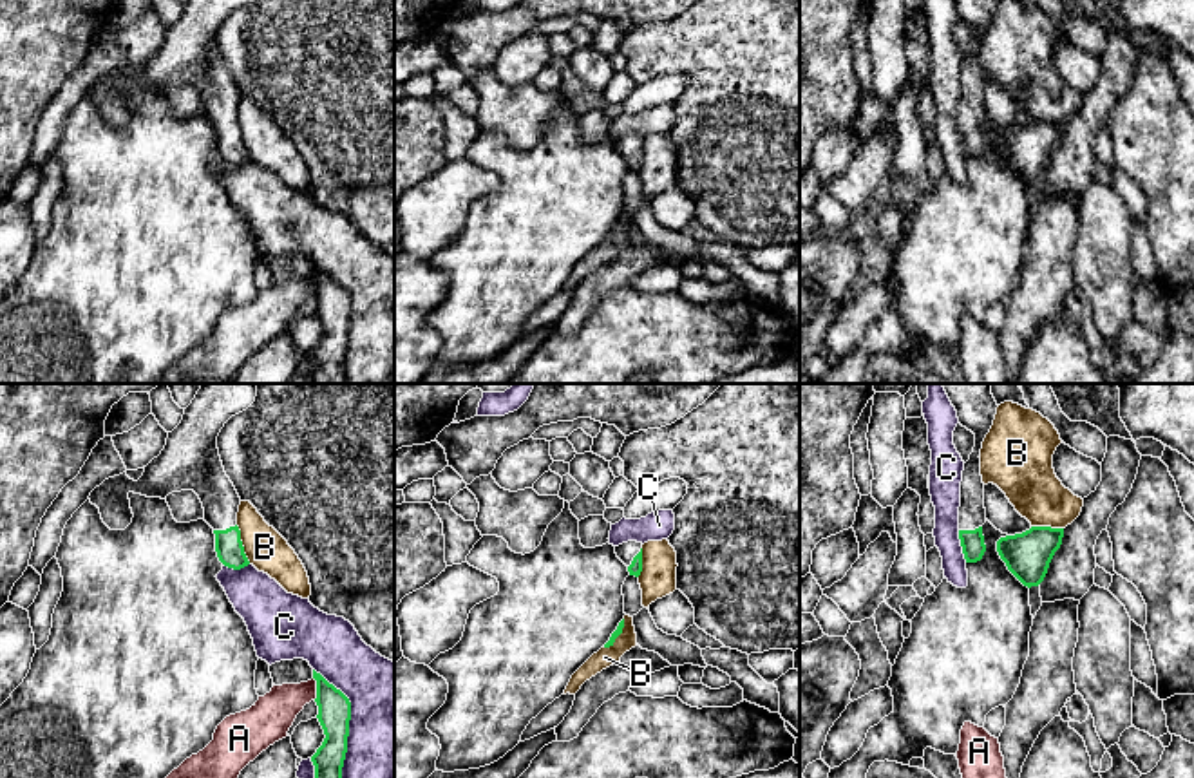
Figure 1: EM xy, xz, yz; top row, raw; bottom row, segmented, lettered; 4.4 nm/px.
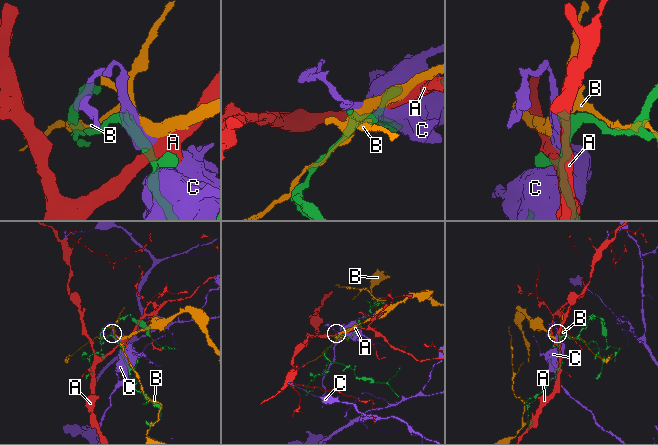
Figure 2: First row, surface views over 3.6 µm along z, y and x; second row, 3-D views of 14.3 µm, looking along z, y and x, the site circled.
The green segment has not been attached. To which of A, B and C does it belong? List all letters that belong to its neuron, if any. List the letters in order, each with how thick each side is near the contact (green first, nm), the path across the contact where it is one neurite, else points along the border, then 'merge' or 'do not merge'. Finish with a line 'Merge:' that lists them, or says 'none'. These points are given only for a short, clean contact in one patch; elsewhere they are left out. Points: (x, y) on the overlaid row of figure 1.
A: calibres 140 and 190 nm; do not merge
B: calibres 120 and 180 nm; do not merge
C: calibres 140 and 400 nm; do not merge
Merge: none

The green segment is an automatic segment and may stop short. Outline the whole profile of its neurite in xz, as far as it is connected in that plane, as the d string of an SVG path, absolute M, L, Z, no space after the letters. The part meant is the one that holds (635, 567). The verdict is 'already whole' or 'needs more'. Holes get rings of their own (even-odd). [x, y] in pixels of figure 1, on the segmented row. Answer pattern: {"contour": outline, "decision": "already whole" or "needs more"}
{"contour": "M628 541L615 546L617 557L628 566L630 575L639 577L642 572L642 543Z", "decision": "needs more"}

